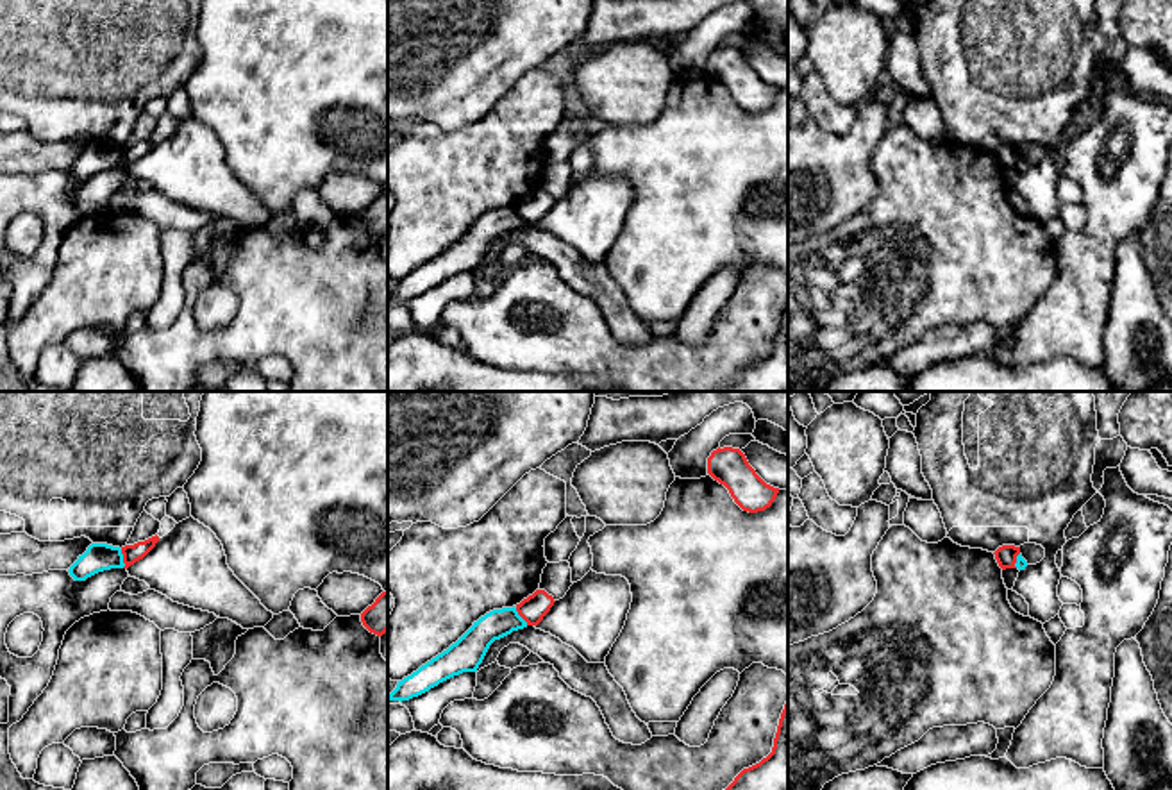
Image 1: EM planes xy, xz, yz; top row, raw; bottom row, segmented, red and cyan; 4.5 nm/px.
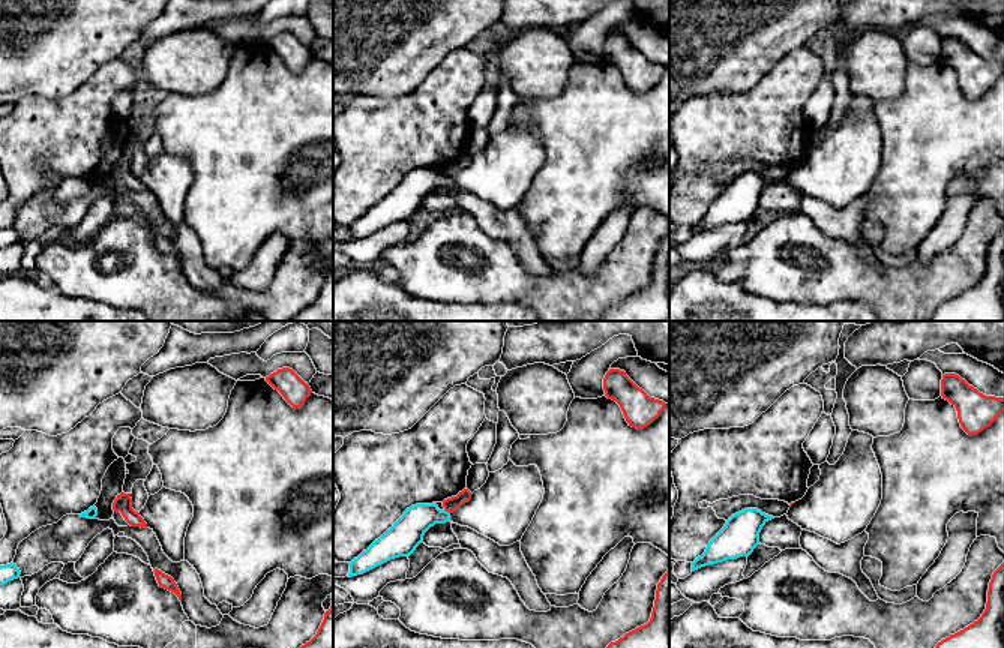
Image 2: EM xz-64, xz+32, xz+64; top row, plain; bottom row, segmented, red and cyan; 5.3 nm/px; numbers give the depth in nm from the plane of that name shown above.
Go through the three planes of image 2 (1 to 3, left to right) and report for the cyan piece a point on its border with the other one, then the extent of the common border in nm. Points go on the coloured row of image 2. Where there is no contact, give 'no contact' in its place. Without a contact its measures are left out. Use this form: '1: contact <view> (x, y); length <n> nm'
1: no contact
2: contact xz+32 (447, 510); length 40 nm
3: no contact

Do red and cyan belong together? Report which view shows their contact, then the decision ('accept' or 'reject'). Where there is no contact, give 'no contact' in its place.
meets red in xy; reject

